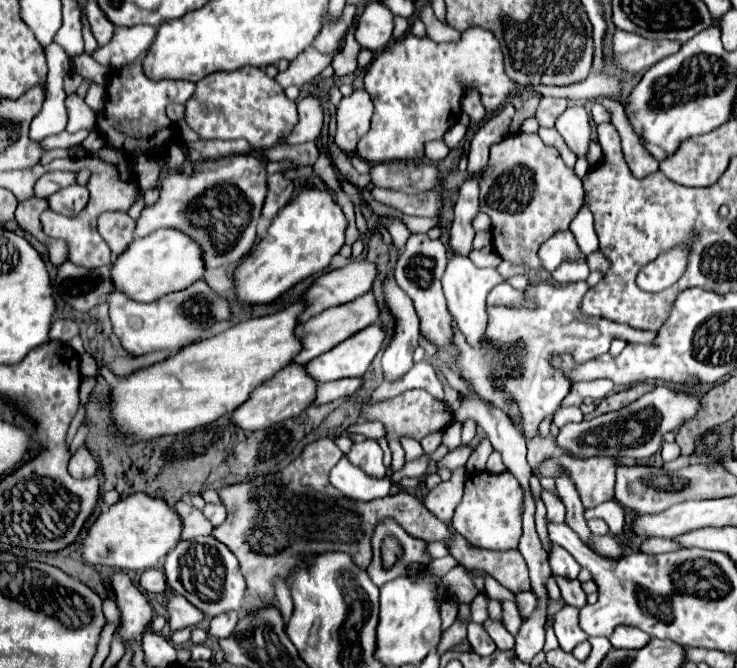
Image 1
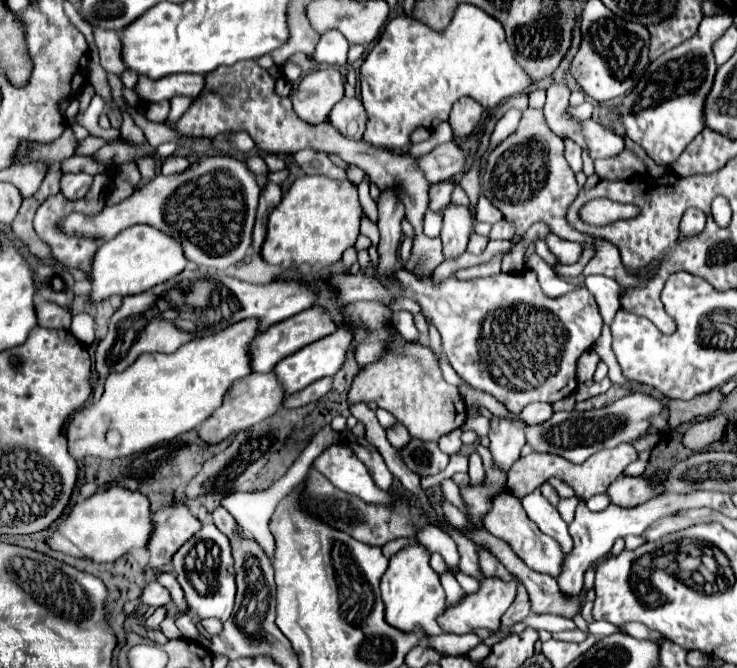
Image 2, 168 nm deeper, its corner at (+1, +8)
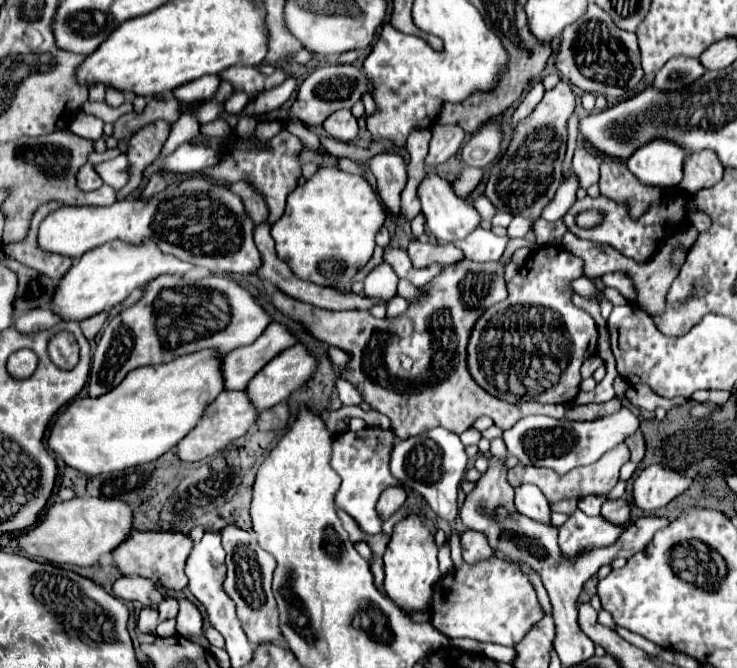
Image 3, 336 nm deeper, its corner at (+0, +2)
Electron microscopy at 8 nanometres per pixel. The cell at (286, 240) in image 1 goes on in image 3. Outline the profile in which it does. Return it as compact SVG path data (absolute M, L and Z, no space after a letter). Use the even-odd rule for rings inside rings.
M319 168L289 198L285 214L271 226L279 258L283 258L301 280L345 288L371 260L375 236L387 218L387 210L371 184L357 174L337 168Z

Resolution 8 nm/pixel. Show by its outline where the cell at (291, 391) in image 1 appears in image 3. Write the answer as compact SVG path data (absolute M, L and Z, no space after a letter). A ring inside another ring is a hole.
M221 392L207 408L197 426L177 444L175 454L183 462L199 462L203 458L213 456L217 450L223 450L229 442L243 436L251 426L255 426L257 410L247 402L247 394L243 392Z

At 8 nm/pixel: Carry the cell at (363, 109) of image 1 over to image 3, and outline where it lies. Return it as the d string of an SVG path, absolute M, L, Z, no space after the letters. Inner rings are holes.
M339 110L333 112L325 122L323 128L329 136L343 140L343 142L353 142L357 138L357 120L351 114L351 110Z

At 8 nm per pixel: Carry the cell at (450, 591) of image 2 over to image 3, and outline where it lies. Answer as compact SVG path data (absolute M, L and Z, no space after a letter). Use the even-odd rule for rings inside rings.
M445 542L439 550L439 568L441 568L443 576L453 570L453 562L451 562L451 556L449 556L449 542Z

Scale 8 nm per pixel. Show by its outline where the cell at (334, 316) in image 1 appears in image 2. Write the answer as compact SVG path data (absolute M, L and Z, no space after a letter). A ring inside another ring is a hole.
M320 306L308 308L306 312L300 312L298 316L292 316L290 320L282 320L274 326L270 326L266 332L262 332L258 336L258 340L254 340L254 370L256 372L272 372L276 368L276 364L280 360L284 360L286 356L302 350L304 346L330 336L338 330L338 324L334 322L334 318Z

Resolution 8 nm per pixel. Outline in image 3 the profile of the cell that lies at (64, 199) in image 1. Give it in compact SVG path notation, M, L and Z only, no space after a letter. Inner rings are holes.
M85 164L81 170L79 170L79 174L77 174L77 184L79 184L79 188L81 190L85 190L85 192L89 192L89 190L97 190L101 184L103 184L103 180L101 180L101 176L95 172L95 166L93 164Z

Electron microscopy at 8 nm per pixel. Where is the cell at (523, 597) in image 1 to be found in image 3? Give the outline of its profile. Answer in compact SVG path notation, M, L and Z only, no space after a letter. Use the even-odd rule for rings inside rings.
M463 532L461 534L461 550L465 562L477 562L483 558L489 558L493 554L491 546L487 544L487 538L479 532Z

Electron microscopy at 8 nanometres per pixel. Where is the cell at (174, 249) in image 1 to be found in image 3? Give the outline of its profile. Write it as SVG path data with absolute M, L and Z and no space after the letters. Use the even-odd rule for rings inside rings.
M115 240L89 250L77 260L77 264L73 262L71 270L55 286L55 294L51 298L53 312L65 322L81 322L93 314L121 304L137 286L147 284L161 274L183 274L189 268L191 264L181 262L175 256L161 254L161 250L157 250L151 242L145 242L143 246L131 246L127 242Z

